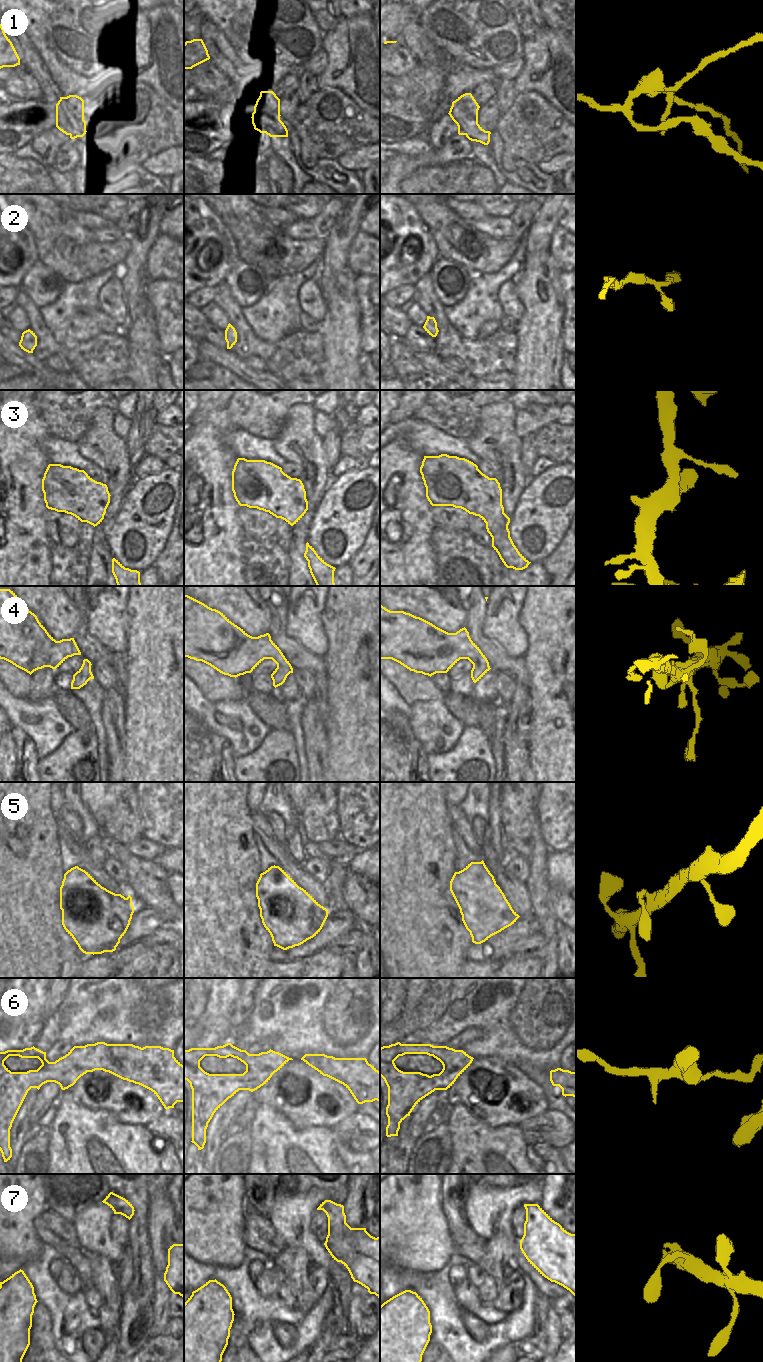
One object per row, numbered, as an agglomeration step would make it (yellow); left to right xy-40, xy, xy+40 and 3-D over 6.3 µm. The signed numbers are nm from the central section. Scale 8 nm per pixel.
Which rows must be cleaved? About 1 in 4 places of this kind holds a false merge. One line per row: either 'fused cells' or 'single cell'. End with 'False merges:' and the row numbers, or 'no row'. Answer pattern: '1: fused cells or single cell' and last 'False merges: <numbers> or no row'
1: fused cells
2: single cell
3: single cell
4: single cell
5: single cell
6: single cell
7: single cell
False merges: 1

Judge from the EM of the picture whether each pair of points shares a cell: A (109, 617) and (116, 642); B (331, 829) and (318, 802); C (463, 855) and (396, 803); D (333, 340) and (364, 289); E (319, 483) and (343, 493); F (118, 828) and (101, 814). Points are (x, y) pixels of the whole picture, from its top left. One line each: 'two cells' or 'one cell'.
A: one cell
B: one cell
C: two cells
D: two cells
E: two cells
F: two cells

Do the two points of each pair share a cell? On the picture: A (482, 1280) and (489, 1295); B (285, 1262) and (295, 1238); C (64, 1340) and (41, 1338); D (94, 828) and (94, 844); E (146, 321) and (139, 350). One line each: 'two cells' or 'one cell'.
A: one cell
B: two cells
C: two cells
D: two cells
E: one cell

